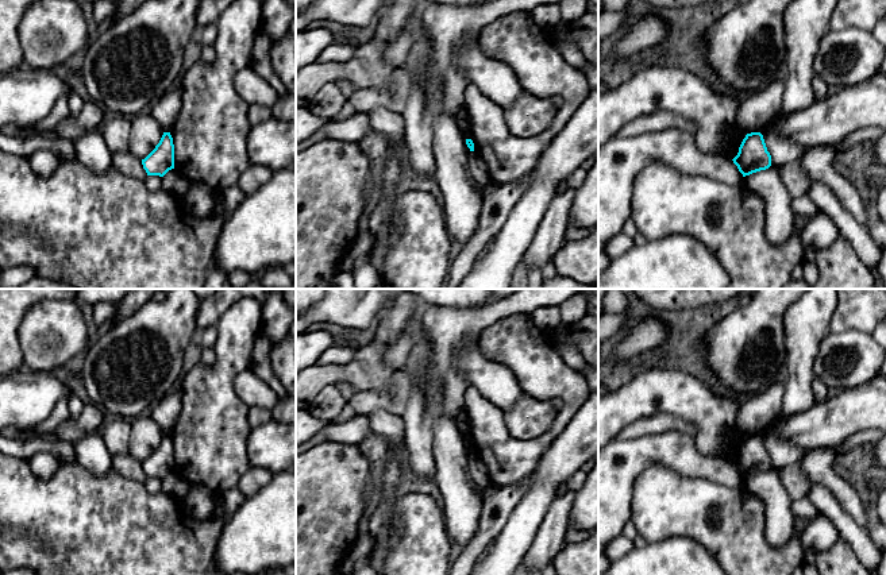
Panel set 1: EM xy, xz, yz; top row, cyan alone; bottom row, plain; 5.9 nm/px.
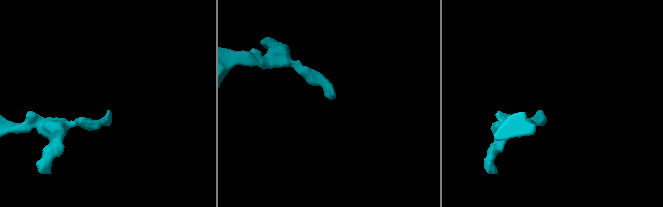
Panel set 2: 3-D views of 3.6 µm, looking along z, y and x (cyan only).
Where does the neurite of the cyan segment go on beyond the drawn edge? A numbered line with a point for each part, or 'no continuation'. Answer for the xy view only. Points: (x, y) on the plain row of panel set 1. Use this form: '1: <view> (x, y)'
no continuation

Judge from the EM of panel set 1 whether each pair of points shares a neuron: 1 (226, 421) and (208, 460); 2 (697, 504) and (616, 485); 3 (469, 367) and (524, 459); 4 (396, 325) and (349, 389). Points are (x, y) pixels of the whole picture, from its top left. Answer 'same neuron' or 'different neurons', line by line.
1: same neuron
2: different neurons
3: different neurons
4: different neurons

